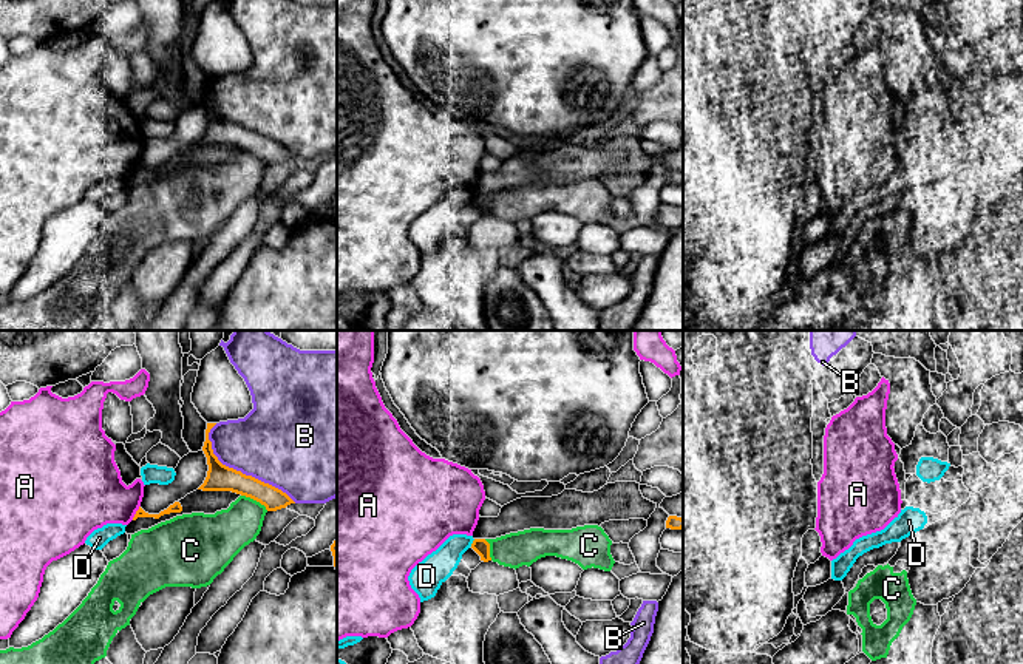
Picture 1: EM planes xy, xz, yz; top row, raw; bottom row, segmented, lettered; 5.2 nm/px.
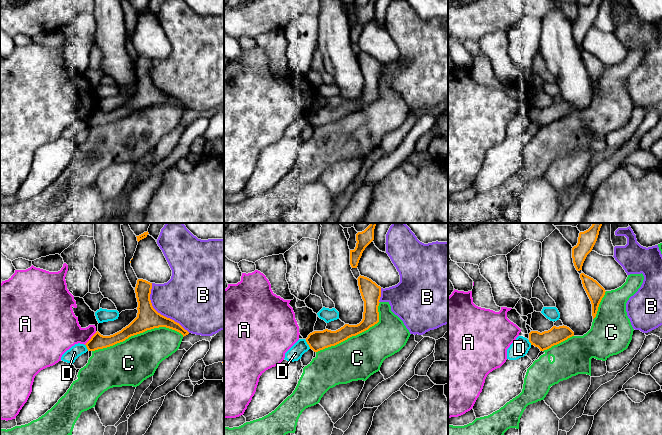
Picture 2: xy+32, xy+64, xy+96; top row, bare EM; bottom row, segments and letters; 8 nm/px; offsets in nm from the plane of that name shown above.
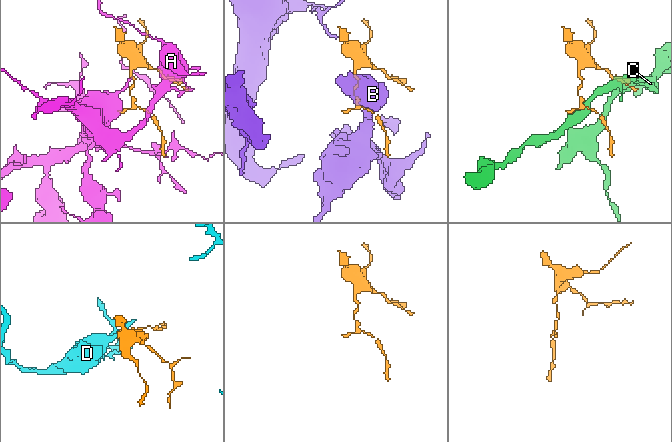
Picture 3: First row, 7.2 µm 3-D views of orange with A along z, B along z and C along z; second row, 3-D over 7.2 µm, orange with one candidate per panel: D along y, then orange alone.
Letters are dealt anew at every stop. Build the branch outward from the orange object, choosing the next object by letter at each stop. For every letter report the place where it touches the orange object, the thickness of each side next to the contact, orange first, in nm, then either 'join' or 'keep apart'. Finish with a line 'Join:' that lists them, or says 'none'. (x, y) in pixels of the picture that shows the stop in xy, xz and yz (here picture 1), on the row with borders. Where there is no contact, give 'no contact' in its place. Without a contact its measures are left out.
A: contact xy (136, 513); calibres 50 and 340 nm; keep apart
B: contact xy (241, 473); calibres 140 and 440 nm; keep apart
C: contact xy (255, 499); calibres 140 and 240 nm; keep apart
D: contact xz (473, 542); calibres 80 and 160 nm; keep apart
Join: none

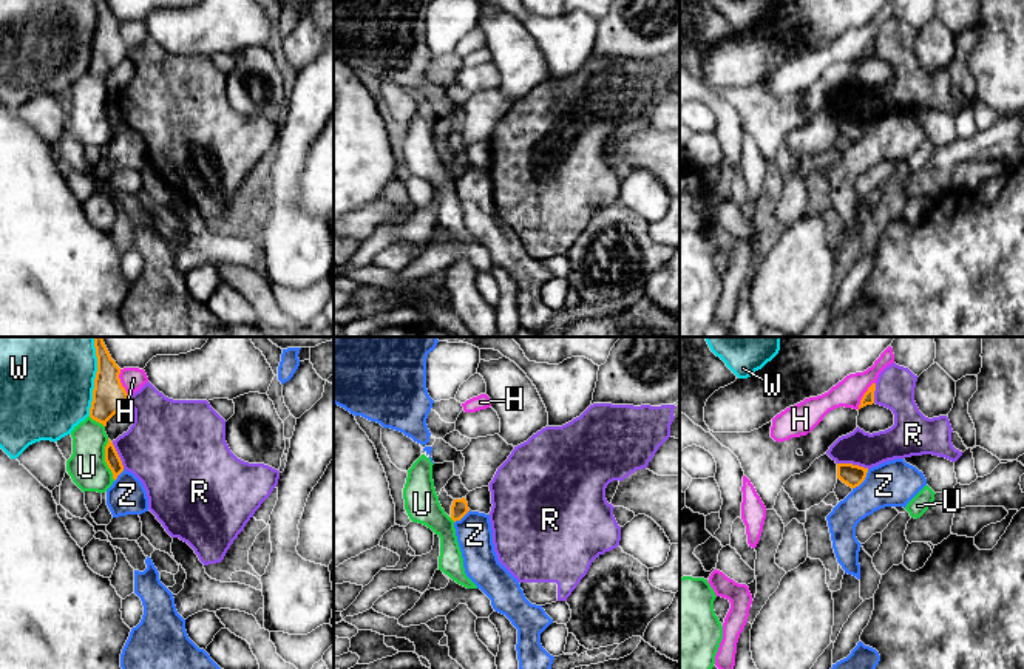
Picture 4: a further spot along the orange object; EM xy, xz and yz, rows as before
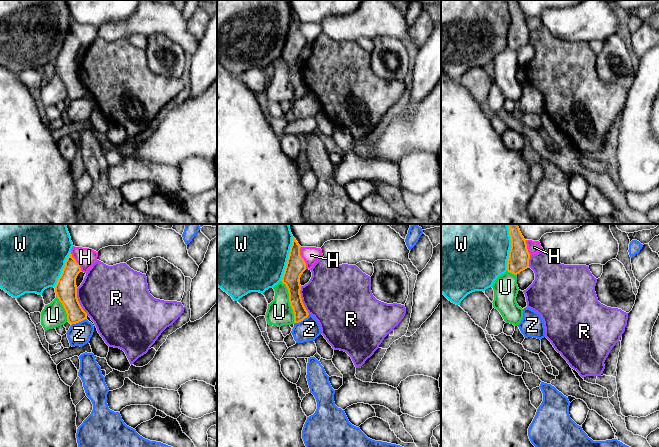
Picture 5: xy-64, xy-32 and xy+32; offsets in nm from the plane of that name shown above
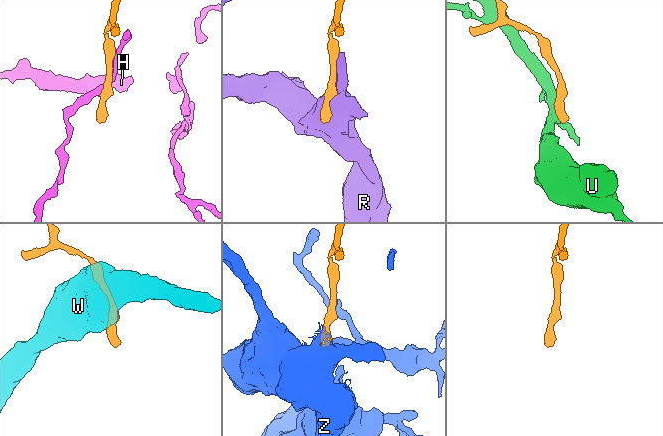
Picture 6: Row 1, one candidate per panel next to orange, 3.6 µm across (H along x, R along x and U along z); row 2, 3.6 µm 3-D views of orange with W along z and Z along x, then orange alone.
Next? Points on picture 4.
H: contact yz (864, 396); calibres 60 and 150 nm; keep apart
R: contact yz (851, 464); calibres 110 and 180 nm; keep apart
U: contact xy (105, 459); calibres 80 and 200 nm; keep apart
W: contact xy (96, 376); calibres 180 and 480 nm; keep apart
Z: contact yz (862, 481); calibres 110 and 240 nm; keep apart
Join: none

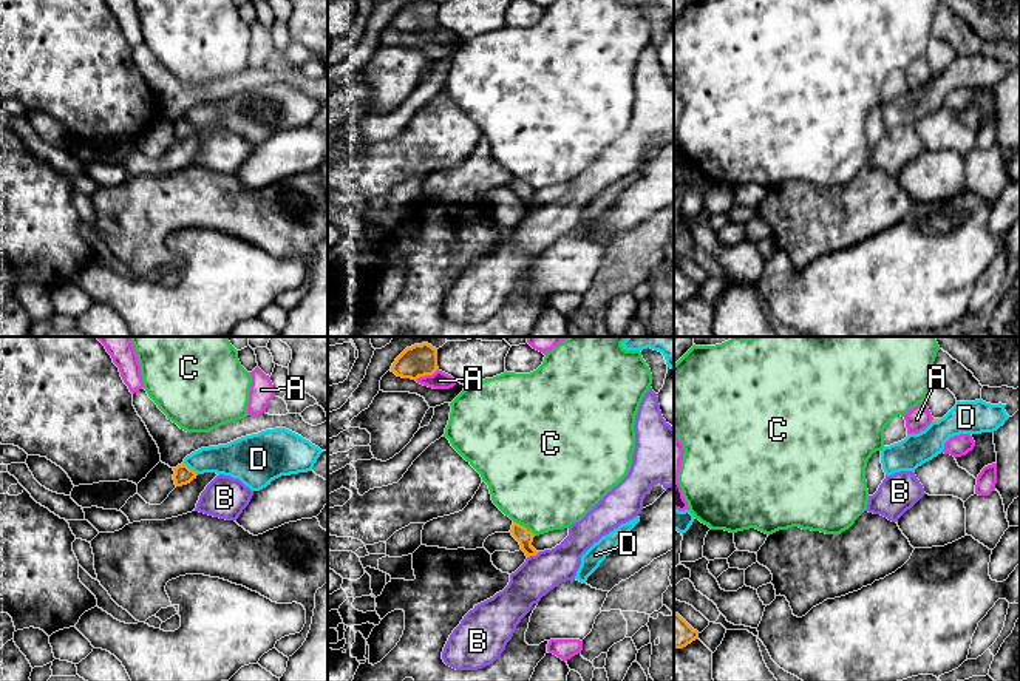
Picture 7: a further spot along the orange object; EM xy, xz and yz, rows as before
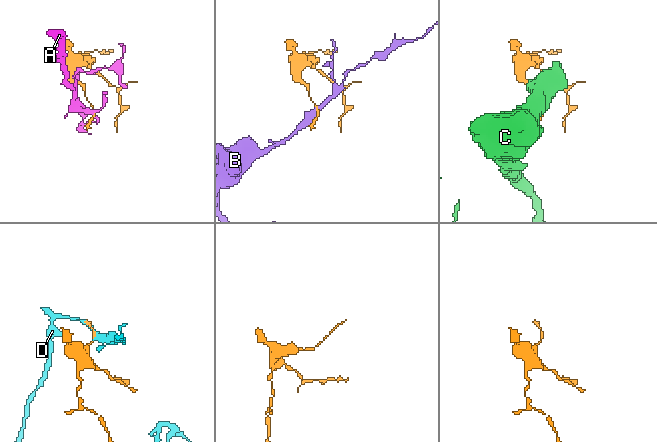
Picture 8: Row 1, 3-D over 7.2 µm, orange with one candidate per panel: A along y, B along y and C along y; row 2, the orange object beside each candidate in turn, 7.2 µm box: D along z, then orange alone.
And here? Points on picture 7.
A: contact xz (427, 374); calibres 170 and 100 nm; keep apart
B: contact xz (533, 555); calibres 80 and 200 nm; keep apart
C: contact xz (524, 527); calibres 80 and 500 nm; keep apart
D: contact xy (189, 468); calibres 100 and 190 nm; keep apart
Join: none

